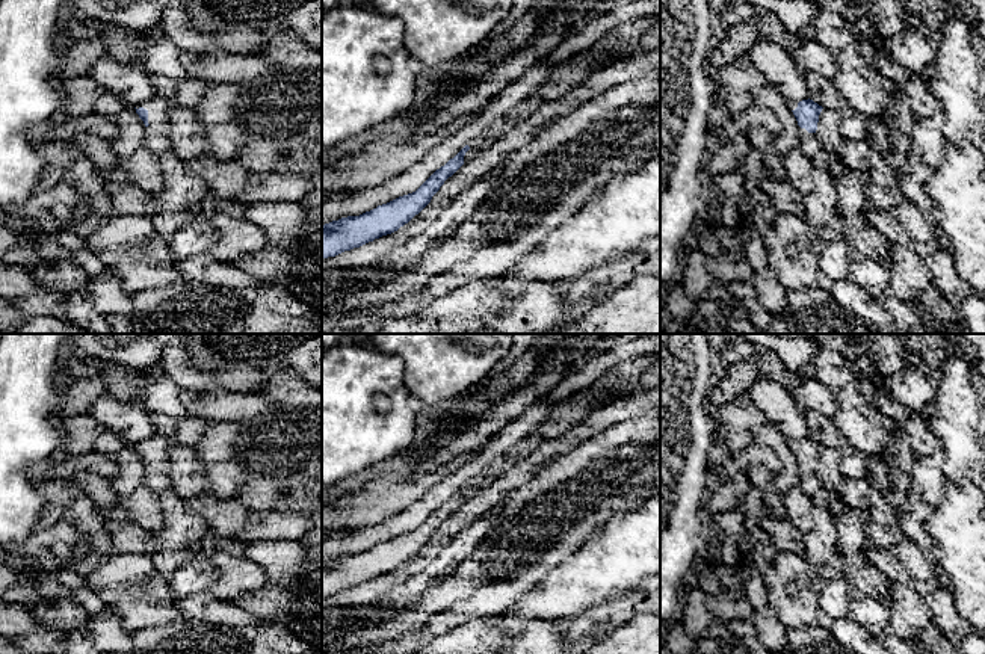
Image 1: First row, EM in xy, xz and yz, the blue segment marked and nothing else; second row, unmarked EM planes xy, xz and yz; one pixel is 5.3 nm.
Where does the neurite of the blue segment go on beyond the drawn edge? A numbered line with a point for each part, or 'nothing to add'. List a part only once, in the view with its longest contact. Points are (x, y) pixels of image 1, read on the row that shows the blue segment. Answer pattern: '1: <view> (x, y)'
1: xy (157, 139)

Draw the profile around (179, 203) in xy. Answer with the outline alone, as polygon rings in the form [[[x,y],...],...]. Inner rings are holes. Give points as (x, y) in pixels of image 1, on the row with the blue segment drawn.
[[[162,154],[159,162],[163,190],[157,193],[157,208],[150,217],[162,239],[169,240],[184,224],[204,217],[201,202],[210,196],[210,190],[175,154]]]

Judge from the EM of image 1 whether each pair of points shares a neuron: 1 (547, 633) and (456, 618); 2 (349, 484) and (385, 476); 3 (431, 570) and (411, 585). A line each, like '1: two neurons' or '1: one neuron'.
1: two neurons
2: one neuron
3: one neuron

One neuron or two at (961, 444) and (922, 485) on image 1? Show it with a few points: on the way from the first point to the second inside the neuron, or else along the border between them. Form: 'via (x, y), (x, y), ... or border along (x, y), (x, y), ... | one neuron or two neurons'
border along (941, 447), (944, 452), (943, 473), (949, 479) | two neurons

